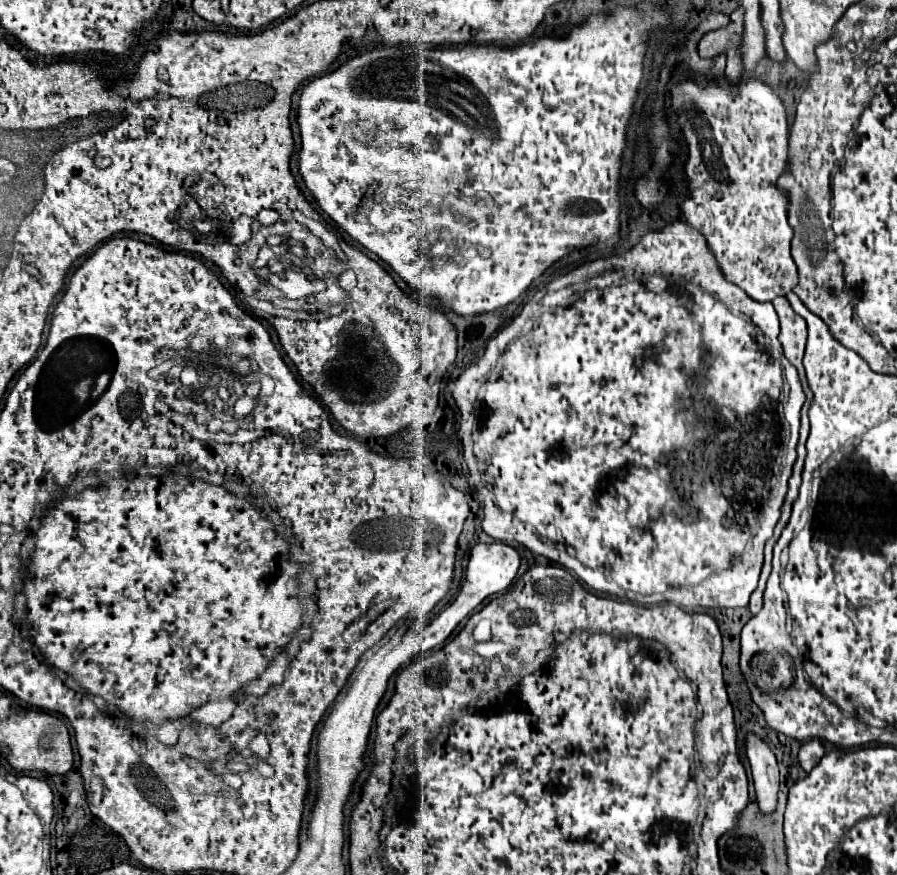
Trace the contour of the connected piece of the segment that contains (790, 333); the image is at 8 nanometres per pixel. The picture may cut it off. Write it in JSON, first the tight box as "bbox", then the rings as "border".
{"bbox":[772,298,810,394],"border":[[[774,298],[772,304],[780,316],[778,340],[784,346],[784,356],[790,360],[792,366],[796,366],[796,370],[800,372],[800,380],[806,388],[806,394],[810,394],[804,366],[802,366],[802,356],[804,356],[804,346],[806,346],[806,322],[790,308],[790,302],[786,298]]]}

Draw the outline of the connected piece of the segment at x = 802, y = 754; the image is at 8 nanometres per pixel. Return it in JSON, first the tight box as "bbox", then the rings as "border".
{"bbox":[798,740,824,772],"border":[[[810,740],[810,742],[802,744],[802,748],[798,752],[798,762],[804,768],[804,772],[810,772],[820,762],[822,756],[824,756],[822,742],[820,740]]]}

